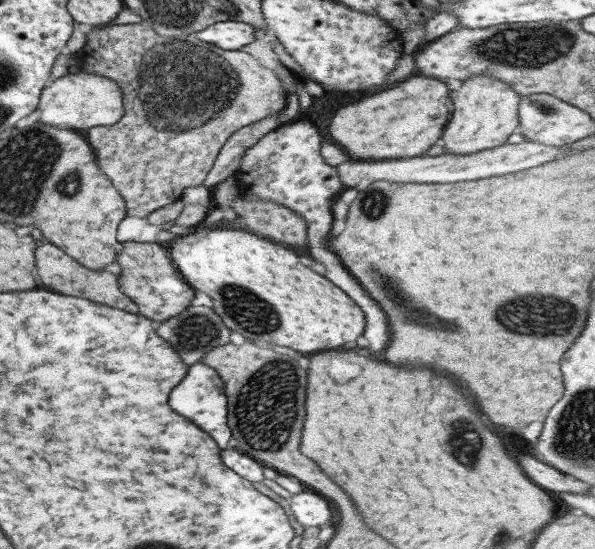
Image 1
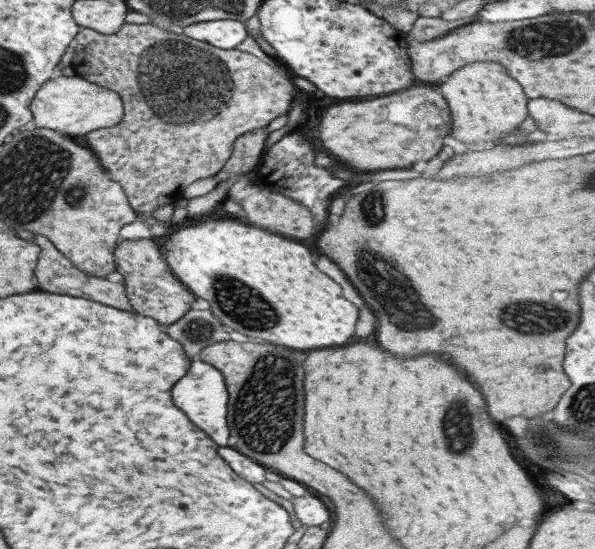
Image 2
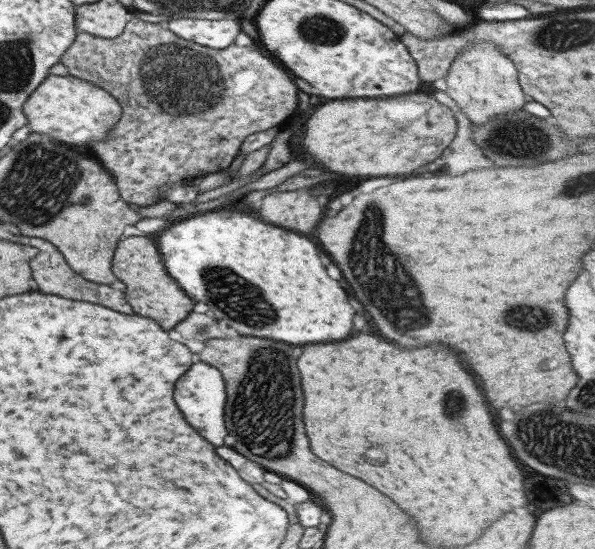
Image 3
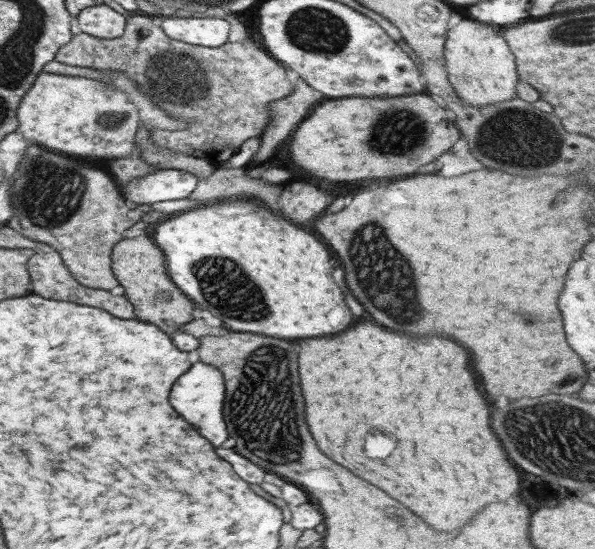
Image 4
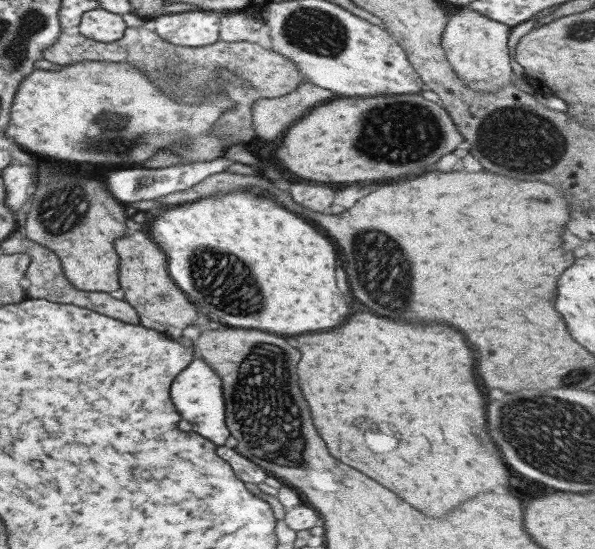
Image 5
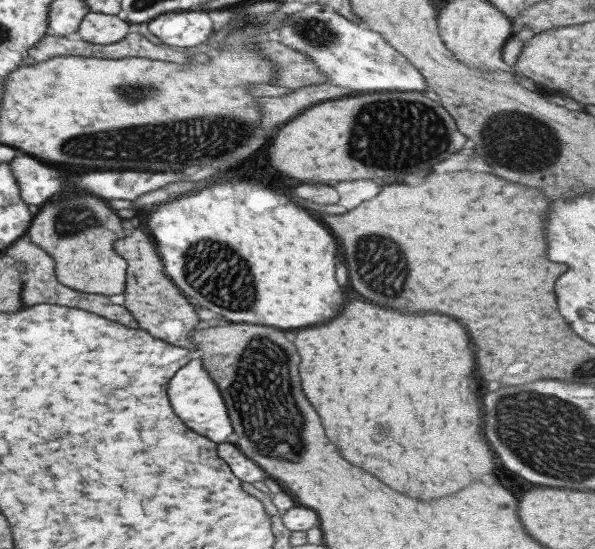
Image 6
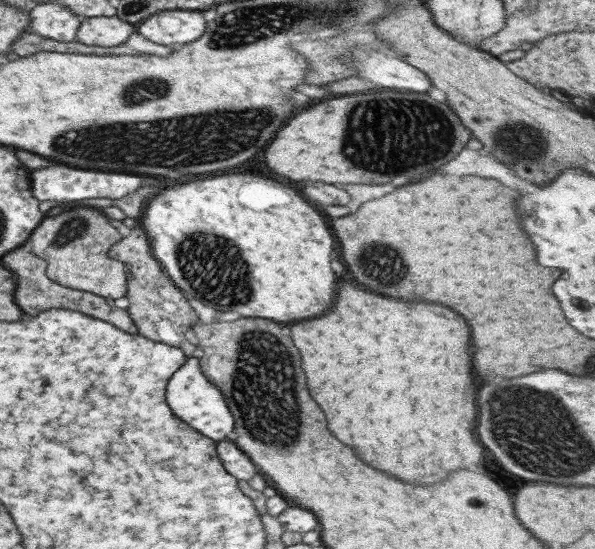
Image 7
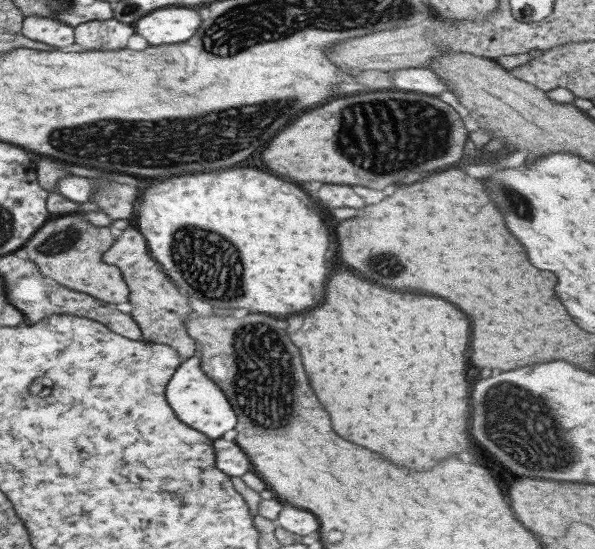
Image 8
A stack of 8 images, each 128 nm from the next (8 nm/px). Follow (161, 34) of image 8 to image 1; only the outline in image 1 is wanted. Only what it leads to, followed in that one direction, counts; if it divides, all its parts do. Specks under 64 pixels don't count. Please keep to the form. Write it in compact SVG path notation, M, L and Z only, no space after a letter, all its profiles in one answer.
M219 21L193 35L218 49L239 51L241 47L253 42L256 34L256 30L245 22Z

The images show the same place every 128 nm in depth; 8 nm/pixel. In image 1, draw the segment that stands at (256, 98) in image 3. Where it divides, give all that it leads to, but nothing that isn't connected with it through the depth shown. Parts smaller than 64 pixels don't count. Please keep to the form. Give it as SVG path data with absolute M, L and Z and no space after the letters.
M141 23L133 24L111 24L99 27L99 29L91 29L85 35L85 44L81 49L74 52L79 60L79 69L87 70L93 75L107 78L116 83L122 95L122 108L124 109L121 120L115 122L111 126L95 126L87 129L87 142L91 146L93 154L95 154L95 162L99 164L99 168L103 170L103 174L113 182L113 186L119 190L119 194L123 196L125 200L125 208L127 208L127 214L125 216L135 216L135 218L143 218L167 204L177 201L183 189L190 186L201 185L203 178L207 176L209 168L213 166L215 162L215 156L223 142L227 141L227 138L234 134L235 130L247 124L253 124L253 122L259 122L259 119L265 118L265 116L271 116L275 112L279 112L286 105L285 91L281 87L281 80L276 78L274 71L263 67L243 51L238 50L223 50L213 47L206 42L197 39L193 34L175 36L161 36L155 33L151 26L143 25Z

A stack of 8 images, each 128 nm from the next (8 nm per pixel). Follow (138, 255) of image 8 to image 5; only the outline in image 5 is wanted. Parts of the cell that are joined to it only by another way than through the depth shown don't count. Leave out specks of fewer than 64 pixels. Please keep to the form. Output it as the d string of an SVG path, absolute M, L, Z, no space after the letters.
M131 234L127 238L115 240L115 252L119 258L119 288L123 290L123 298L137 312L138 324L151 330L157 330L169 339L178 341L182 338L181 330L193 325L197 318L195 308L187 302L185 294L169 280L165 272L165 256L156 244L153 244L145 234Z

